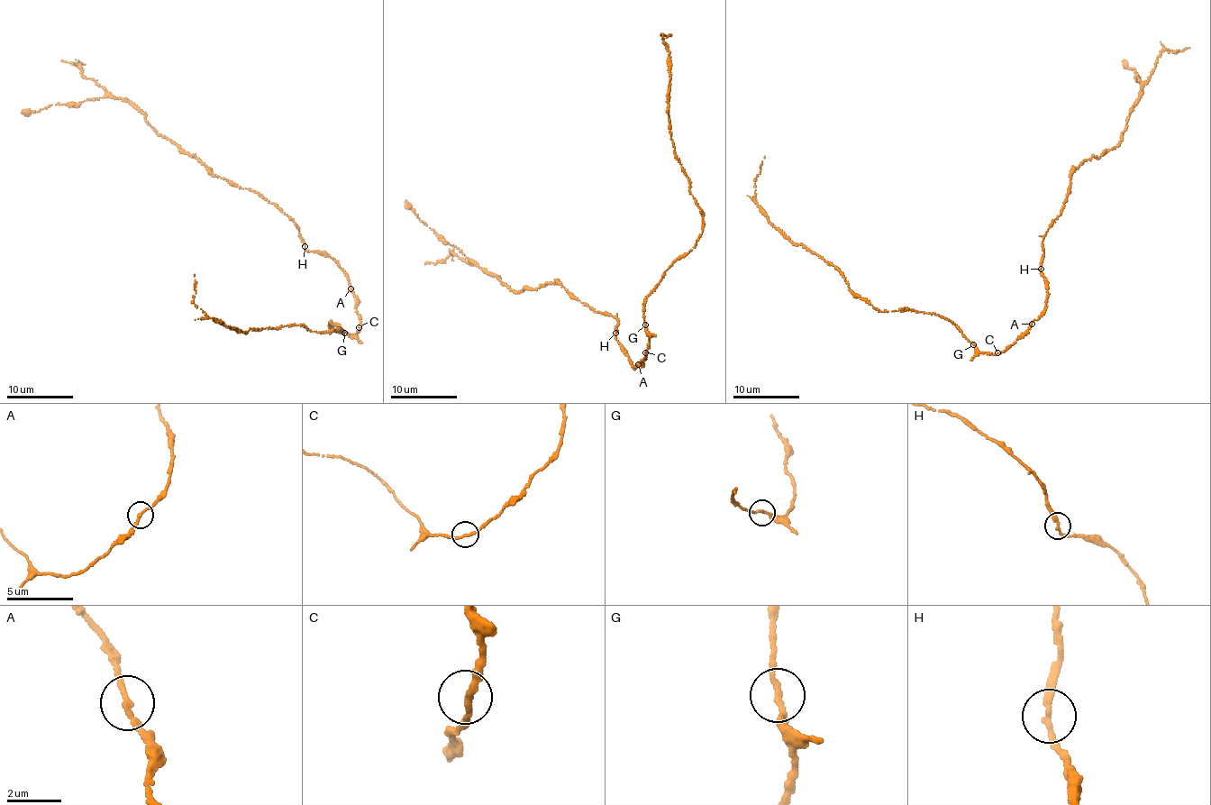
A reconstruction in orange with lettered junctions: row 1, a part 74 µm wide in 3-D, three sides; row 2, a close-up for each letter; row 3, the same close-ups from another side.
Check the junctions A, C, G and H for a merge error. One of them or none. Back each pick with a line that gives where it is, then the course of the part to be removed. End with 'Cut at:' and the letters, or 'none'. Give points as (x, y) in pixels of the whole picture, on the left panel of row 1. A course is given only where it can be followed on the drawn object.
Cut at: none

